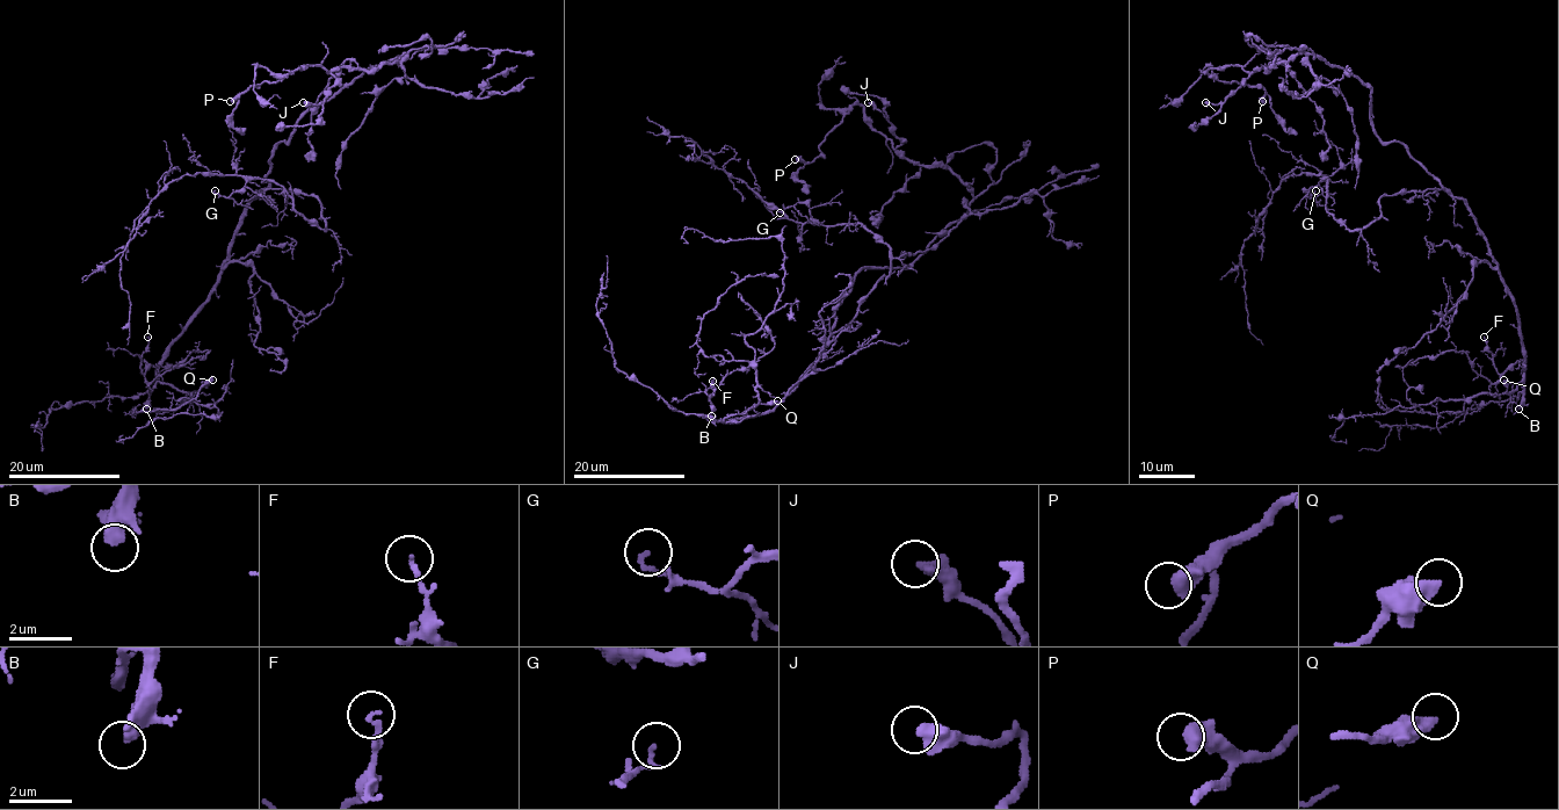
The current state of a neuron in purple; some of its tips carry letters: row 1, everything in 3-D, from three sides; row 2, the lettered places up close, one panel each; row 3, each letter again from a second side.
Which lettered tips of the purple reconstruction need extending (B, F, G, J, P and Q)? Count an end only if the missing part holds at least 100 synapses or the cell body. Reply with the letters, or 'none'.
B

